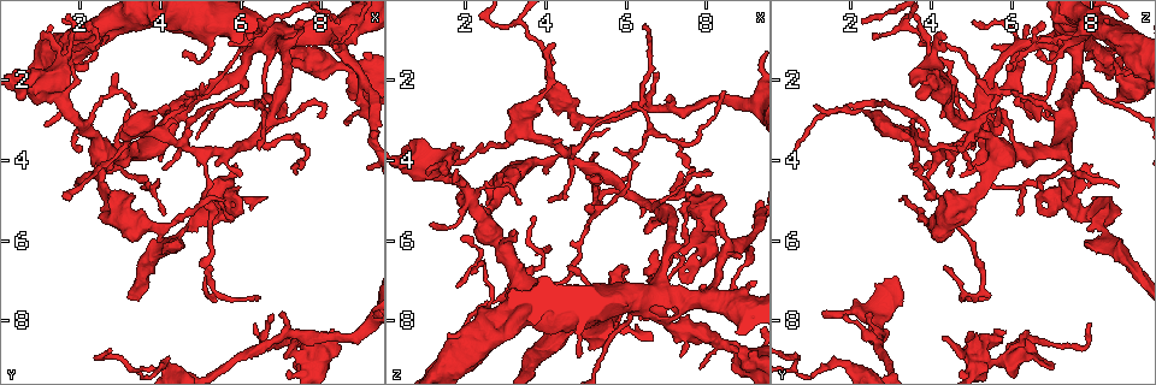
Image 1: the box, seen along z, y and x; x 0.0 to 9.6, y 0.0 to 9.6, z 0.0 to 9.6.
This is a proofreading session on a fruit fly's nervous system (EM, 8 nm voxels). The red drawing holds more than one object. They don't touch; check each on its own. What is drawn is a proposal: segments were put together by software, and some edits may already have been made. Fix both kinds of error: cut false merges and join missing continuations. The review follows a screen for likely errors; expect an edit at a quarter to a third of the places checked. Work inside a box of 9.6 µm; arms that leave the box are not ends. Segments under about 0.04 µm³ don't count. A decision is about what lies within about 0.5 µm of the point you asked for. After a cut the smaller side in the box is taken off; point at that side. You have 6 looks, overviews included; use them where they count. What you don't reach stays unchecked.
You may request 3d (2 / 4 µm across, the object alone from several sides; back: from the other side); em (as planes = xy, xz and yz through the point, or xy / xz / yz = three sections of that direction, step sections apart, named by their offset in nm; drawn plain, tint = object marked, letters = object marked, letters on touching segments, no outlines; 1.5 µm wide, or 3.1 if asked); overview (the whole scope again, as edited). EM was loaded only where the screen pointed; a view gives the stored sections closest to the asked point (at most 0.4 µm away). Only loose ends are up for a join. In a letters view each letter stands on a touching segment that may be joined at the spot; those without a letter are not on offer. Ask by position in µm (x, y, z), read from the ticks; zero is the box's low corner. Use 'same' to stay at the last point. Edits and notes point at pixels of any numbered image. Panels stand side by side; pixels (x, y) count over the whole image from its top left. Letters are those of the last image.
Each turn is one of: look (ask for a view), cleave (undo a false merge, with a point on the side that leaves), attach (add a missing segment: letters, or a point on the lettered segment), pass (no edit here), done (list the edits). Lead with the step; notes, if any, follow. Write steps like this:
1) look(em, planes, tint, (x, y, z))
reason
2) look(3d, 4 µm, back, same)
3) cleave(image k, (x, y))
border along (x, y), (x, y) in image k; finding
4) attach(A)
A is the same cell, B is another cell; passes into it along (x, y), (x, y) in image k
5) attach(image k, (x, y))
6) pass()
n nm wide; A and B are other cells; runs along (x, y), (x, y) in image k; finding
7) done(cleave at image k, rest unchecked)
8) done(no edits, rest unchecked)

look(3d, 2 µm, (6.35, 8.05, 8.00))
tapers out

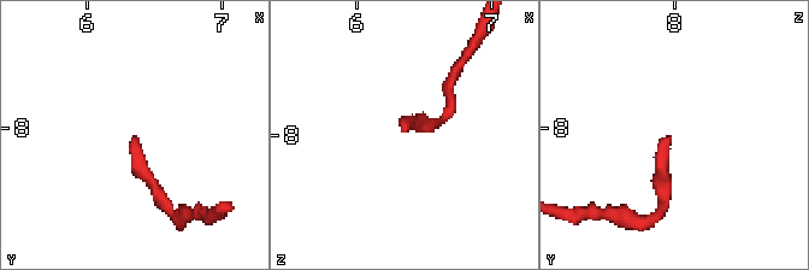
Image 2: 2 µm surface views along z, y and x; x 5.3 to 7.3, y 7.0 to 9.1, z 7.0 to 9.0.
look(em, yz, step 4, letters, (6.36, 8.08, 7.98))
shape alone is not enough

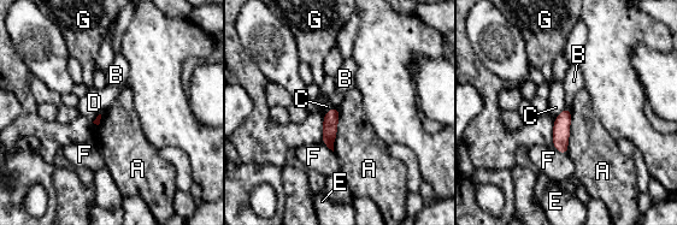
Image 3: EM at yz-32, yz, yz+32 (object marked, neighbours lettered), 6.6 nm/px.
look(em, planes, letters, same)
cut it another way

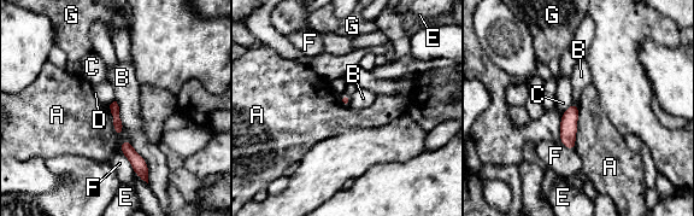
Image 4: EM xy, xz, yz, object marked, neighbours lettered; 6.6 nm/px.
pass()
60 nm wide; A touches over 320 nm; A, B, C, D, E, F and G are other cells; none of them fits

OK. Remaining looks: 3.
look(3d, 4 µm, (5.85, 5.40, 6.90))
branch stops here

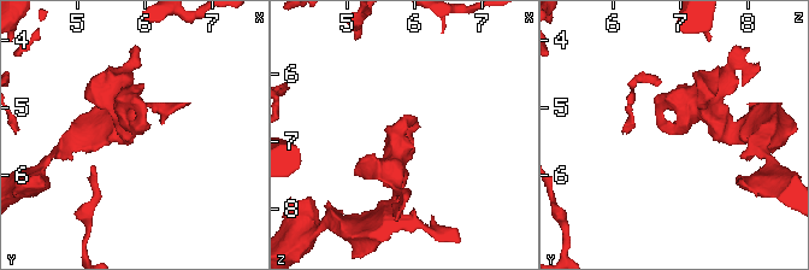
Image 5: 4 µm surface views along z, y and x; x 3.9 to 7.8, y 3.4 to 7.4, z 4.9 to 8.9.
look(em, planes, letters, (5.90, 5.40, 6.90))
need the tissue

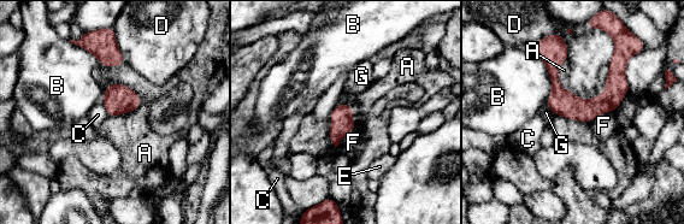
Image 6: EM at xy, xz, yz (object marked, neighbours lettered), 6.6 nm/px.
pass()
A, B, C, D, E, F and G are other cells; border along (110, 83), (130, 87), (139, 107) in image 6; no lettered segment goes on from it

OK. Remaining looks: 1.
done(no edits, rest unchecked)

